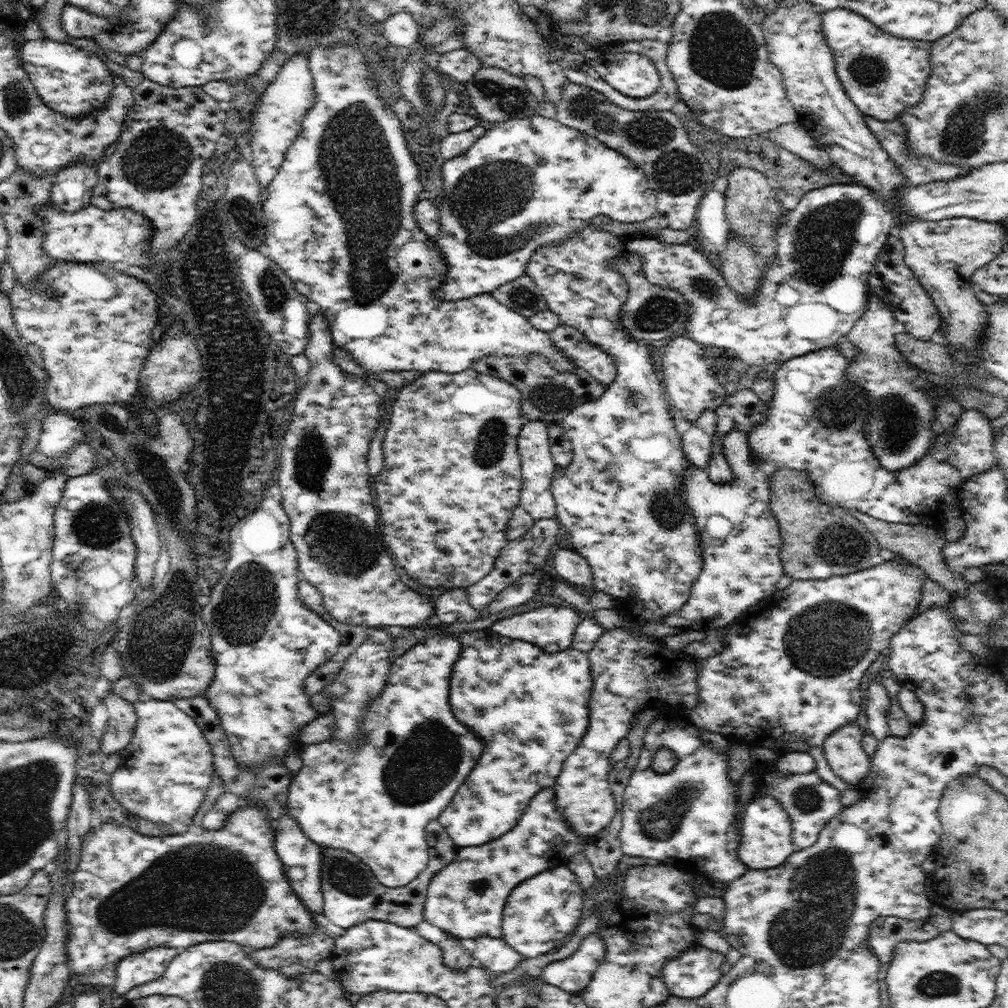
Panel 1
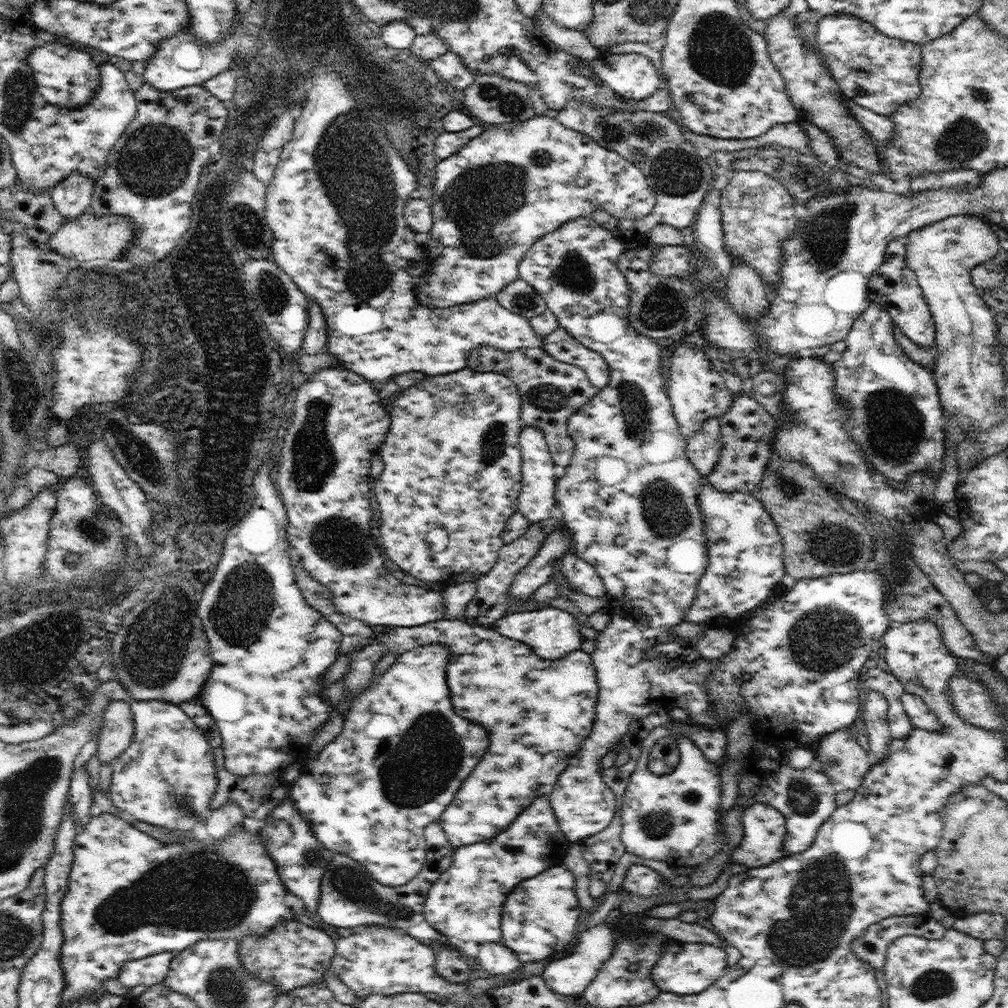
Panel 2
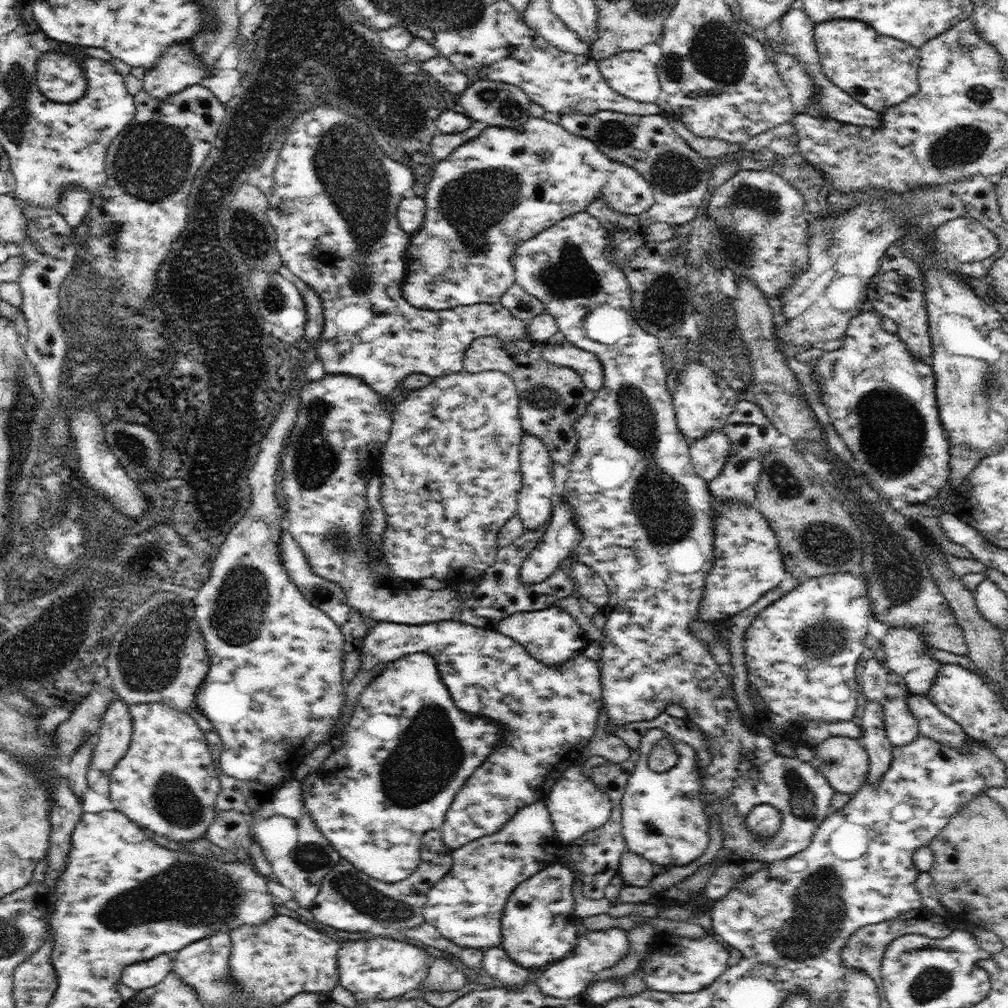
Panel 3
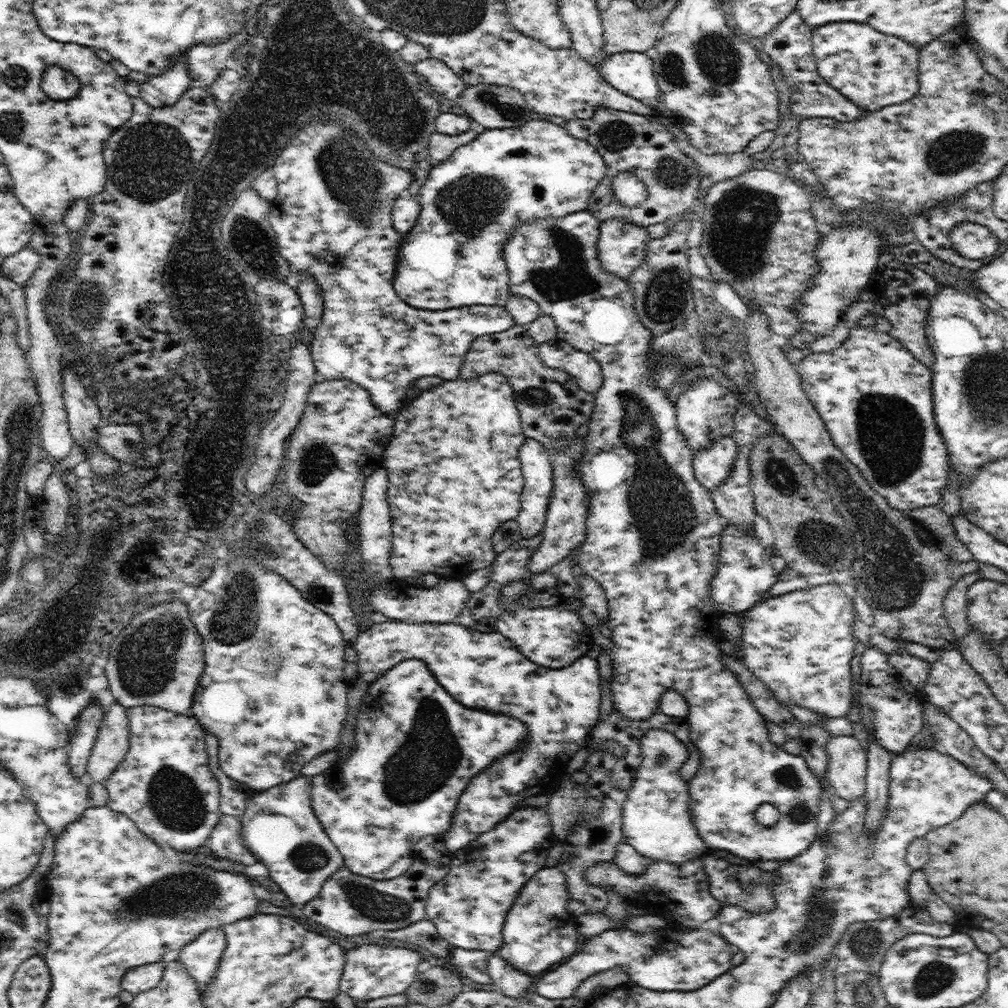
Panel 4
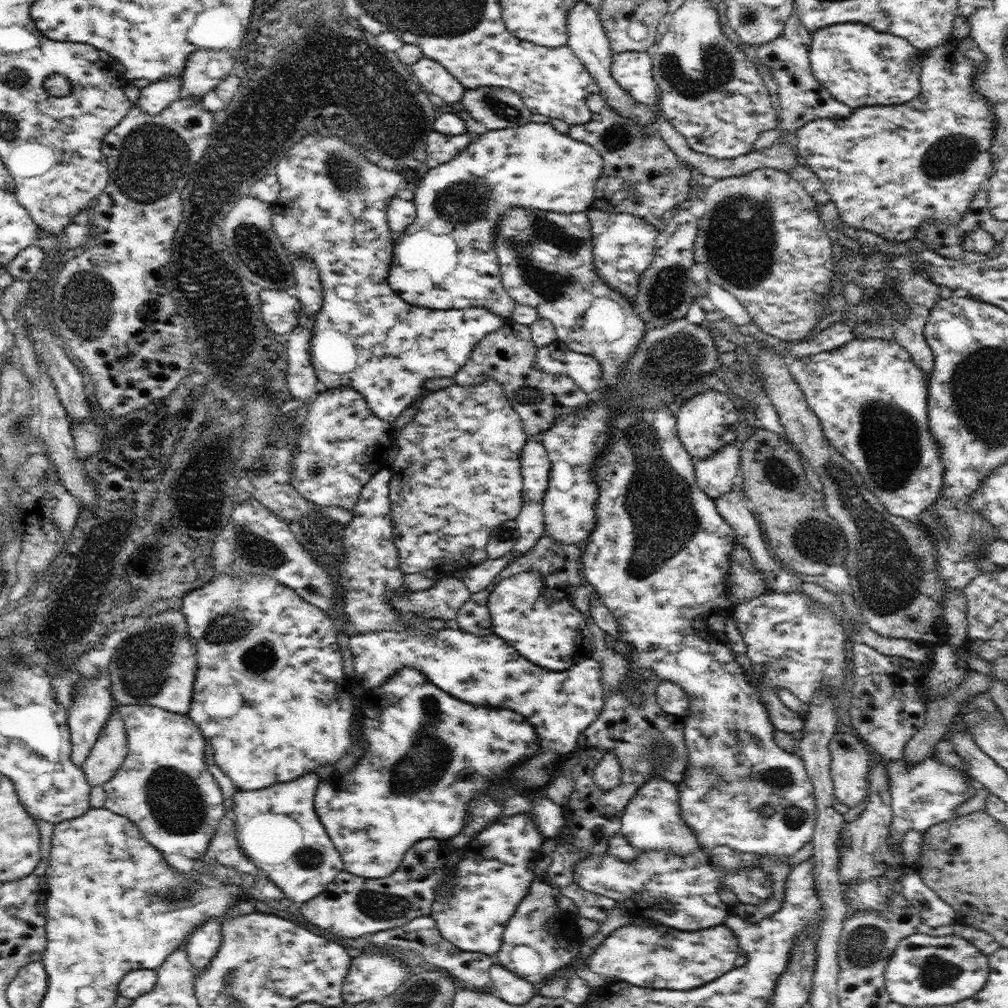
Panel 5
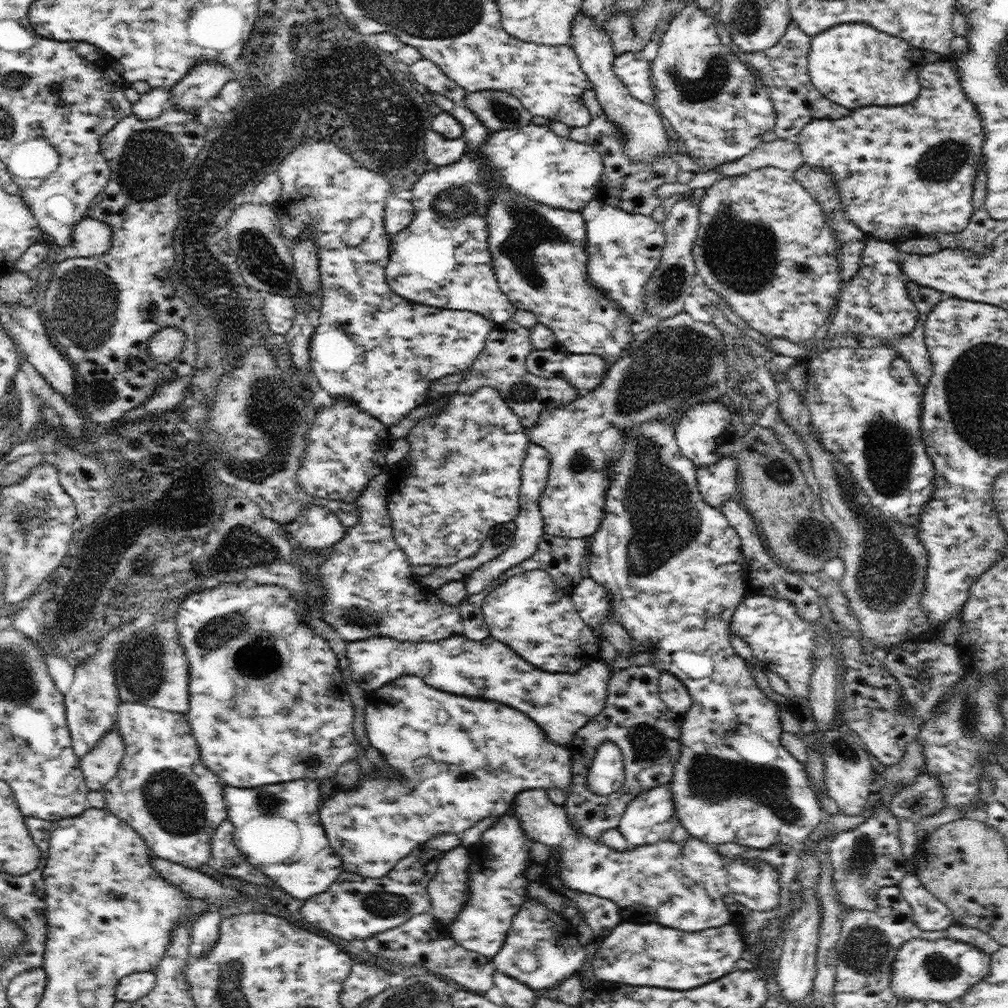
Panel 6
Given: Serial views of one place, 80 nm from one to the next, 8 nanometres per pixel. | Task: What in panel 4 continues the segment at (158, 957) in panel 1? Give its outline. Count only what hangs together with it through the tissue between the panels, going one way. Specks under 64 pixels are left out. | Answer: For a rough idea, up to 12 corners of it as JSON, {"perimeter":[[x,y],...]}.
{"perimeter":[[163,960],[129,968],[121,988],[134,996],[162,980]]}

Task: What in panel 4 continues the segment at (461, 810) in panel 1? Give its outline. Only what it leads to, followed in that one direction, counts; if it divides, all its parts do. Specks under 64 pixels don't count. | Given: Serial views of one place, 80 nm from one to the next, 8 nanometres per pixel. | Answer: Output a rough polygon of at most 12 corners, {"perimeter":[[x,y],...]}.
{"perimeter":[[387,621],[353,649],[368,685],[422,660],[525,745],[466,786],[452,853],[552,794],[600,718],[598,662],[525,658],[494,630]]}

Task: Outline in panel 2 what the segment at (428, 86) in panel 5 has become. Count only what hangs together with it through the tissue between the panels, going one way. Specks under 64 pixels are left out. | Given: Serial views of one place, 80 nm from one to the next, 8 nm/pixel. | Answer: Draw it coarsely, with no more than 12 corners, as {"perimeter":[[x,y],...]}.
{"perimeter":[[452,51],[430,60],[442,80],[464,90],[476,77]]}

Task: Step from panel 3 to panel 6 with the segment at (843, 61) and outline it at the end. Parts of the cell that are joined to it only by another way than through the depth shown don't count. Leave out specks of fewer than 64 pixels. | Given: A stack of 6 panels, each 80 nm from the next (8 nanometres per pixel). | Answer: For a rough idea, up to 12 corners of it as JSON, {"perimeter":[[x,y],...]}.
{"perimeter":[[864,23],[812,37],[808,70],[851,111],[921,91],[923,49]]}

